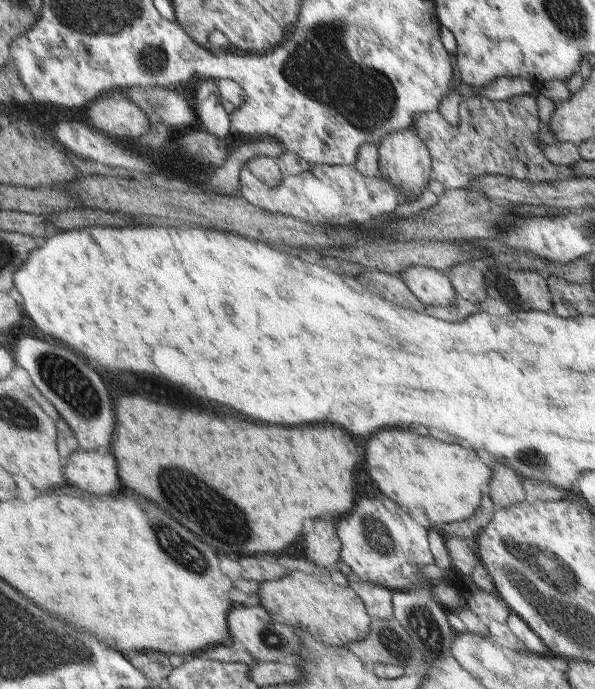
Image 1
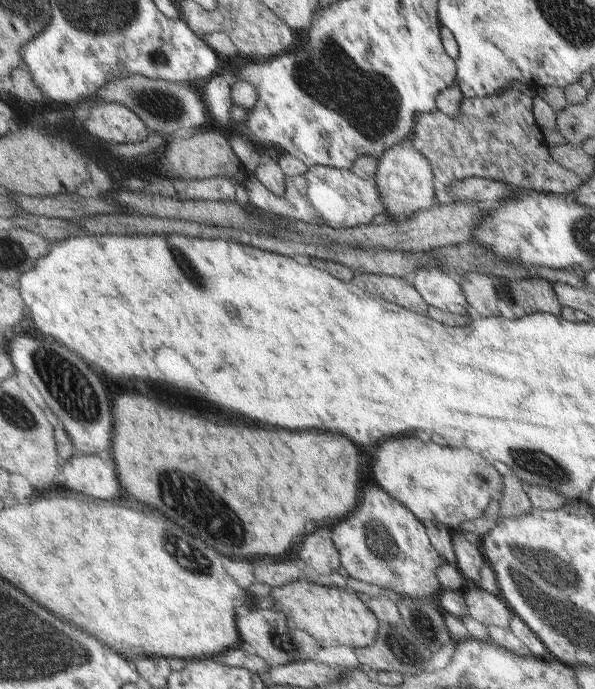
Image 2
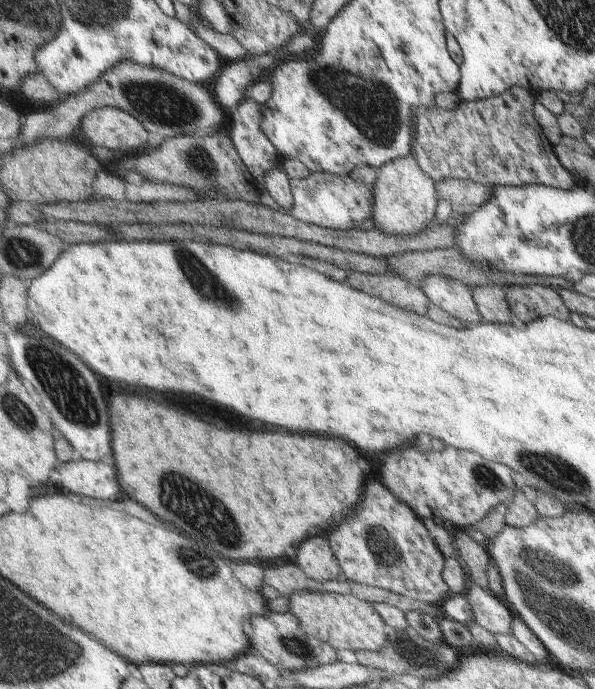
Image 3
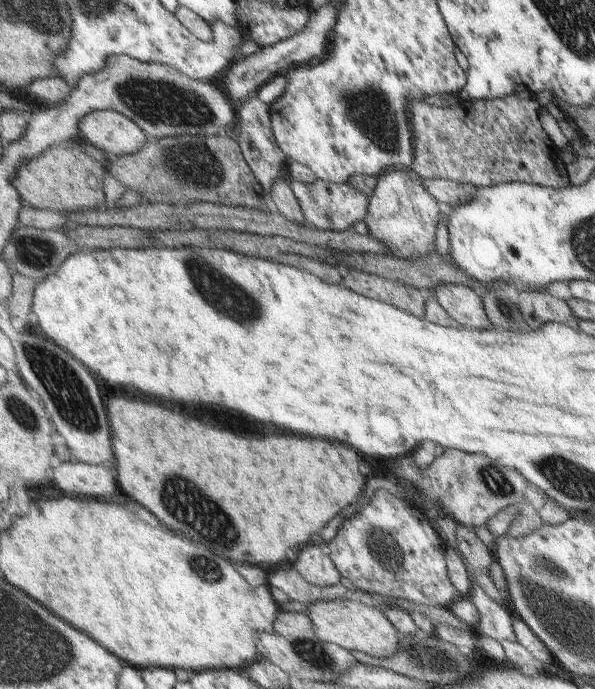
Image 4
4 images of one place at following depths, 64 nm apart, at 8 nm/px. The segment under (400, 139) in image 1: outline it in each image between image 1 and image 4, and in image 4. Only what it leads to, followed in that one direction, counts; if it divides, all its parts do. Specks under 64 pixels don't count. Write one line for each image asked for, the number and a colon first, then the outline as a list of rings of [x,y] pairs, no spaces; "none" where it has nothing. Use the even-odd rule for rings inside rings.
2: [[[411,138],[387,148],[379,156],[377,176],[373,180],[383,190],[383,196],[385,196],[385,202],[387,202],[385,212],[391,214],[391,218],[395,222],[401,222],[401,220],[409,218],[411,214],[415,214],[419,210],[429,210],[433,206],[433,202],[431,202],[431,198],[433,198],[431,172],[433,172],[433,168],[429,168],[429,160],[423,156],[423,152],[419,152],[415,148]]]
3: [[[413,154],[395,158],[381,168],[377,168],[377,178],[373,186],[373,222],[379,230],[393,236],[409,236],[419,232],[425,224],[433,222],[433,210],[437,194],[433,188],[433,178],[421,168]]]
4: [[[391,166],[383,174],[377,176],[375,190],[369,198],[369,214],[363,222],[369,228],[371,236],[377,236],[385,246],[393,252],[391,256],[419,256],[423,252],[431,252],[433,248],[433,230],[441,208],[435,204],[435,196],[427,188],[427,180],[419,176],[411,166]]]

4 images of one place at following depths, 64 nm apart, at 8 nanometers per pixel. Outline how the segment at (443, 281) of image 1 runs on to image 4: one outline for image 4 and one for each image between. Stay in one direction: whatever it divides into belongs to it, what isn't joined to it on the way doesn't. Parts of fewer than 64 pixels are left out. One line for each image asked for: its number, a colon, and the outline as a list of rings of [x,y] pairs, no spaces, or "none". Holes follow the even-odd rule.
2: [[[435,266],[419,268],[409,278],[409,282],[427,302],[427,306],[433,306],[437,310],[457,314],[457,316],[471,312],[469,302],[459,288],[459,280],[443,270],[437,270]]]
3: [[[425,276],[419,282],[419,288],[425,292],[431,306],[451,314],[463,324],[481,322],[481,314],[477,312],[471,290],[463,286],[463,282],[447,276]]]
4: [[[435,282],[427,288],[437,306],[465,328],[489,328],[489,320],[479,302],[479,292],[455,282]]]

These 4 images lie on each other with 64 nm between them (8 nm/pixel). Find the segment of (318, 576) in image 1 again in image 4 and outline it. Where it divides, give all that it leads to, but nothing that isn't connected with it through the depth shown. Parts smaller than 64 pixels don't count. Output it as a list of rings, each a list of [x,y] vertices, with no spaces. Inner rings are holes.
[[[333,598],[333,600],[317,600],[303,604],[303,614],[313,622],[315,638],[321,642],[339,646],[343,650],[349,650],[353,654],[367,654],[375,658],[383,658],[395,652],[395,646],[399,646],[399,634],[395,628],[391,628],[391,622],[379,608],[371,608],[361,604],[353,598]]]

